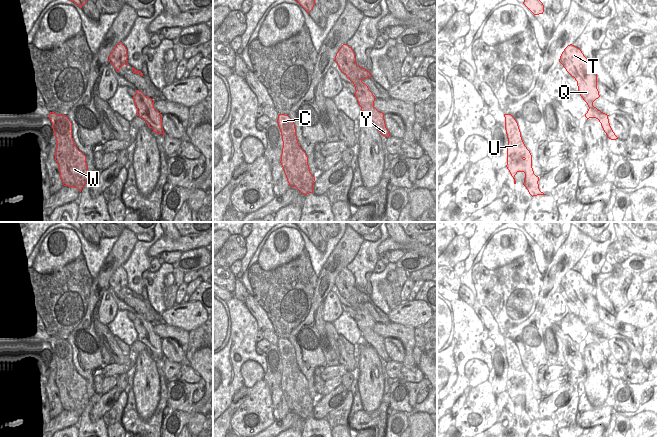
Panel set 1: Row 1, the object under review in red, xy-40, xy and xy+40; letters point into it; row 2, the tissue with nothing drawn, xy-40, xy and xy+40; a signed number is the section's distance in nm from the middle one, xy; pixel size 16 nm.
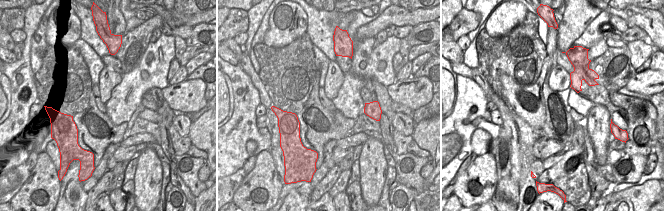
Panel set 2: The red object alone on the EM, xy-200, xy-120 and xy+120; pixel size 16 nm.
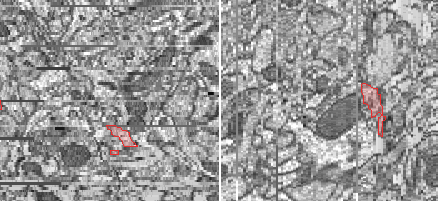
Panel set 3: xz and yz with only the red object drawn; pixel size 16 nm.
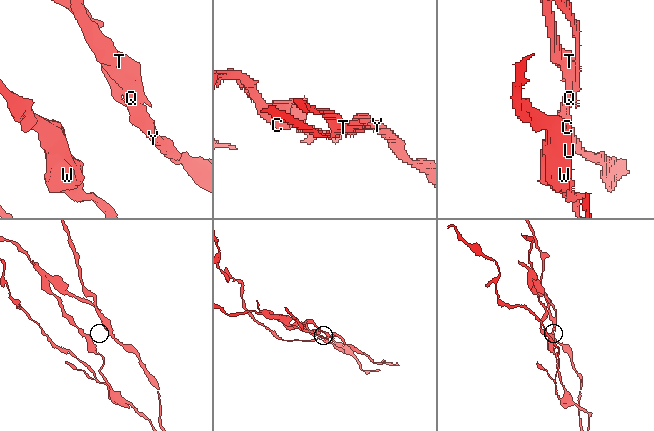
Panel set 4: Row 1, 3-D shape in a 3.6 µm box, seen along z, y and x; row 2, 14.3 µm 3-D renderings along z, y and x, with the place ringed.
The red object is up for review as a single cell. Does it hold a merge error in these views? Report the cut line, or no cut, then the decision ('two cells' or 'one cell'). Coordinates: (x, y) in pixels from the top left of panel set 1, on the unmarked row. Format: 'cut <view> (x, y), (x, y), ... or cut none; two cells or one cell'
cut xy (340, 272), (344, 273), (345, 286), (357, 291), (349, 300); two cells

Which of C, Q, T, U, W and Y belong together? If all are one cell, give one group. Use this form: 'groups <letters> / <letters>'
groups C U W / Q T Y

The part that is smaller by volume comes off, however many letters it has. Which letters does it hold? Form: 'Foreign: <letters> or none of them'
Foreign: Q, T, Y.

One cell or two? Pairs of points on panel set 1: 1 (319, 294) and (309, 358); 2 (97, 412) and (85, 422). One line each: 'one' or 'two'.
1: one
2: two

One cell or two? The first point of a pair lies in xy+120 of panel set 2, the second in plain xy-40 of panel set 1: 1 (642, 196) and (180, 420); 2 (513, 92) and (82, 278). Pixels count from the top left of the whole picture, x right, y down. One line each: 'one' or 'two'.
1: two
2: two

